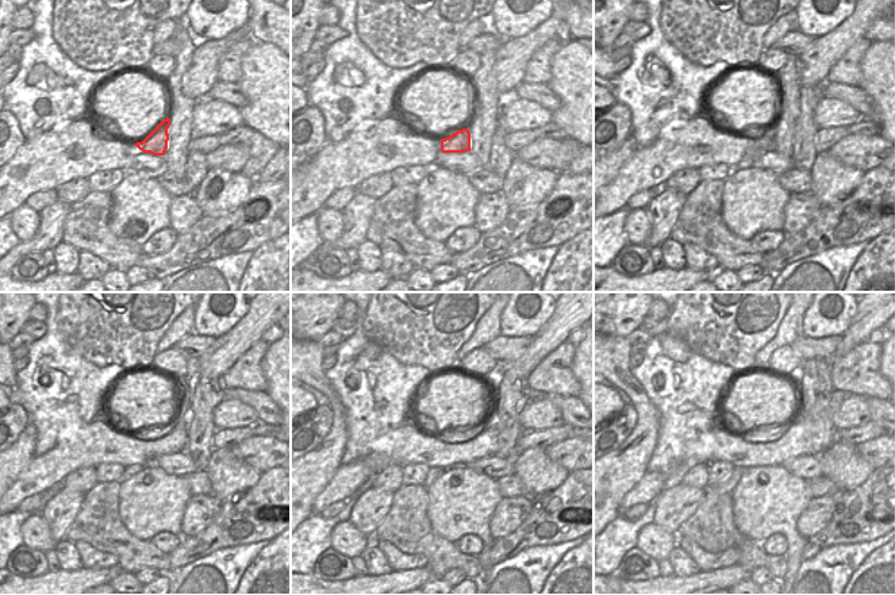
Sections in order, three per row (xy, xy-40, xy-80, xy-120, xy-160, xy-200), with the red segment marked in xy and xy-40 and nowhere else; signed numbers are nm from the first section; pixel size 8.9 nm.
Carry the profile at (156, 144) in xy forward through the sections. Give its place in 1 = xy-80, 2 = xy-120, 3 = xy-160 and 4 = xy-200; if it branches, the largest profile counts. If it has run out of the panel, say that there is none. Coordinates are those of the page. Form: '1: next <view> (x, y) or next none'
1: next xy-80 (752, 153)
2: next xy-120 (129, 471)
3: next xy-160 (434, 472)
4: next xy-200 (726, 486)

